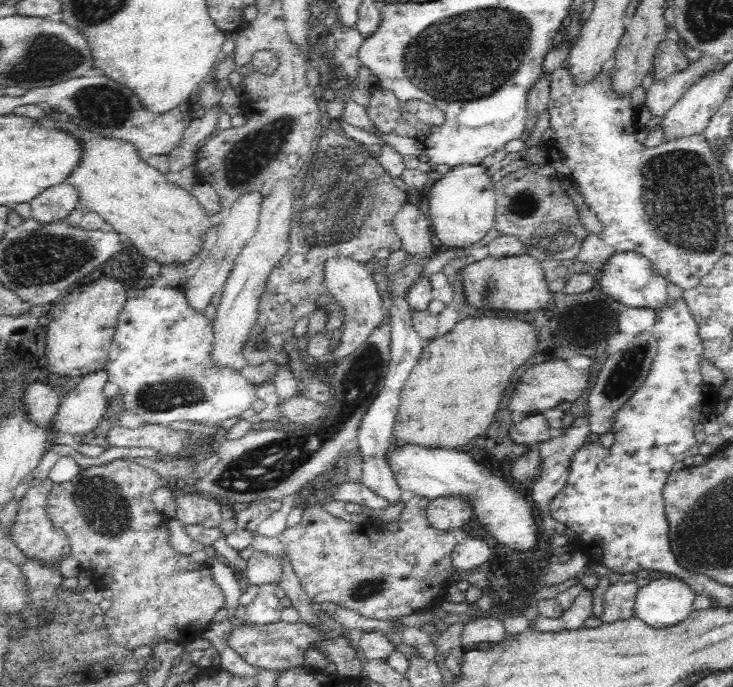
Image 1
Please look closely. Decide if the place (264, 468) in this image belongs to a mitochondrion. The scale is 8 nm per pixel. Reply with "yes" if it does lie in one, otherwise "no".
yes

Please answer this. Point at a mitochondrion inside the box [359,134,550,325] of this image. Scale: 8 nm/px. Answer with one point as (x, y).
(524, 204)

